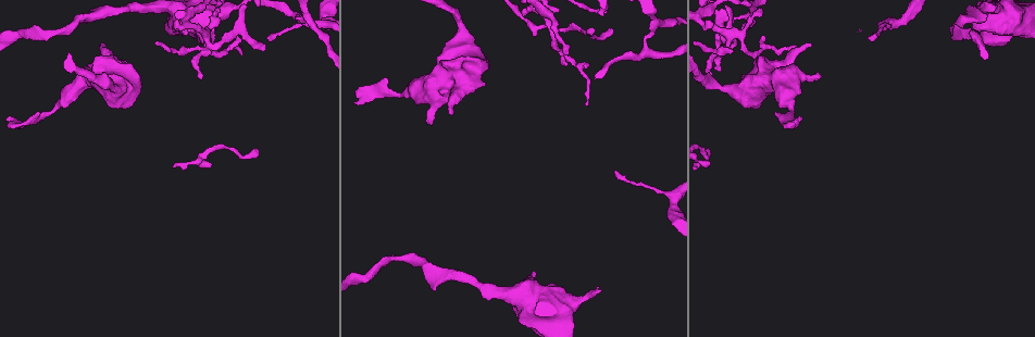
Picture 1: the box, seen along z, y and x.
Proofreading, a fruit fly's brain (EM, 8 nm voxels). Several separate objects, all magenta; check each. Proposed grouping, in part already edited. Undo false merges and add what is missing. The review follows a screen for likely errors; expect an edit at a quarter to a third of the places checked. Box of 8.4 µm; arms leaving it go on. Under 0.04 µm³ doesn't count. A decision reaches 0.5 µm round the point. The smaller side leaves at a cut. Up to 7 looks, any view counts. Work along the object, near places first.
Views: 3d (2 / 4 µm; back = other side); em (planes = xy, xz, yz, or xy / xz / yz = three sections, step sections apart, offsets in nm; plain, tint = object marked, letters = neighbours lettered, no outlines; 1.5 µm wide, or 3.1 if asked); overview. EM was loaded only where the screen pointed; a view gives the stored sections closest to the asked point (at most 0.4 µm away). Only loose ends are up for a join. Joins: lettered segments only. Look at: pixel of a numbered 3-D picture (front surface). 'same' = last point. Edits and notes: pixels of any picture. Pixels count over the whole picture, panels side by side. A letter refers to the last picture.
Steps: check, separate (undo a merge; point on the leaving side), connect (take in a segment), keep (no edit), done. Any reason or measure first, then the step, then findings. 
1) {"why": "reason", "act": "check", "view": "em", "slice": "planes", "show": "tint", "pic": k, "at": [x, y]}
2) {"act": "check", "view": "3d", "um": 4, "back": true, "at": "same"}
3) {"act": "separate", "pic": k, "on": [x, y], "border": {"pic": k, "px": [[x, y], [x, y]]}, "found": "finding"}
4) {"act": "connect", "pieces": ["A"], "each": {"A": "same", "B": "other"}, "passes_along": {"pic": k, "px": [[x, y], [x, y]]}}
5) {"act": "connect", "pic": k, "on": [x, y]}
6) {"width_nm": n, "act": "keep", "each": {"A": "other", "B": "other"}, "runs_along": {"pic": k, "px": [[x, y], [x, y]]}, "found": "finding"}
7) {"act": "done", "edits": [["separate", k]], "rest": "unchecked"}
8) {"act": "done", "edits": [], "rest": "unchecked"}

{"why": "thick turns thin", "act": "check", "view": "3d", "um": 4, "pic": 1, "at": [462, 38]}

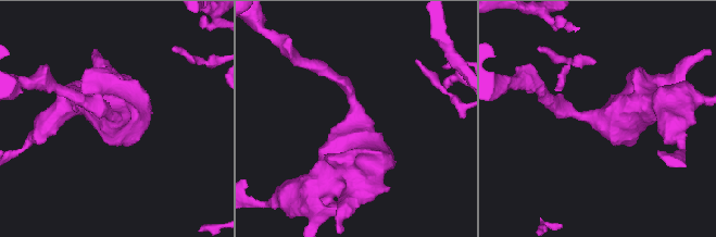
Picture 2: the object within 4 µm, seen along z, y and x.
{"act": "check", "view": "em", "slice": "xz", "step": 4, "show": "letters", "pic": 2, "at": [355, 123]}

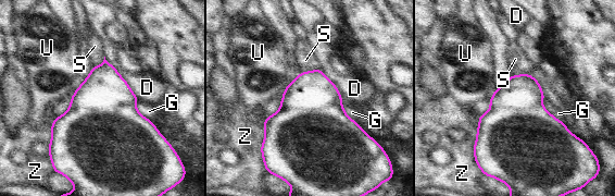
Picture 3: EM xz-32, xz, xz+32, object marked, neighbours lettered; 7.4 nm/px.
{"act": "keep", "each": {"D": "other", "G": "other", "S": "other", "U": "other", "Z": "other"}, "border": {"pic": 3, "px": [[319, 68], [300, 72]]}, "found": "continuous, no second neuron"}

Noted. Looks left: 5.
{"why": "thin end", "act": "check", "view": "em", "slice": "planes", "show": "plain", "pic": 1, "at": [201, 79]}

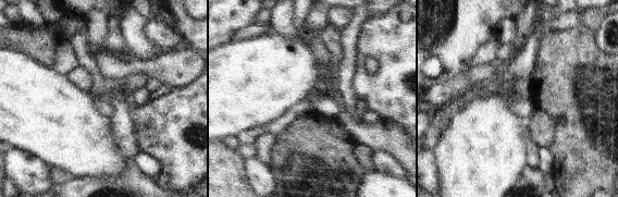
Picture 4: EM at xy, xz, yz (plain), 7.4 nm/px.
{"why": "what lies round it", "act": "check", "view": "em", "slice": "planes", "show": "letters", "at": "same"}

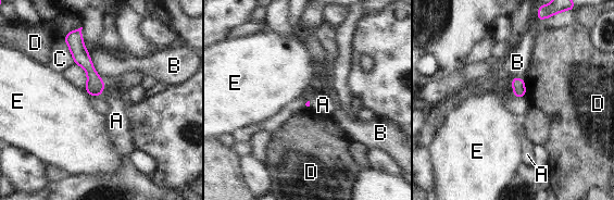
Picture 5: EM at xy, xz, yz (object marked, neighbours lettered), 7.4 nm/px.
{"act": "keep", "each": {"A": "other", "B": "other", "C": "other", "D": "other", "E": "other"}, "found": "none of them fits"}

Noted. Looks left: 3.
{"why": "three arms meet", "act": "check", "view": "3d", "um": 2, "pic": 1, "at": [304, 12]}

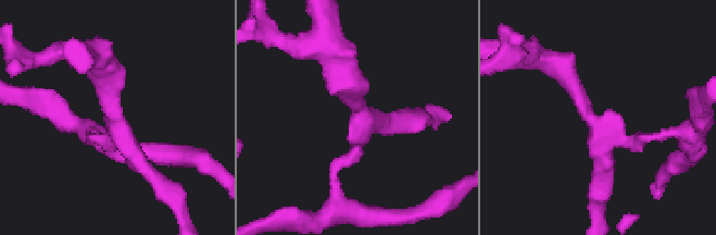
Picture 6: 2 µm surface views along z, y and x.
{"arms": 3, "act": "check", "view": "em", "slice": "planes", "show": "tint", "pic": 6, "at": [359, 117]}

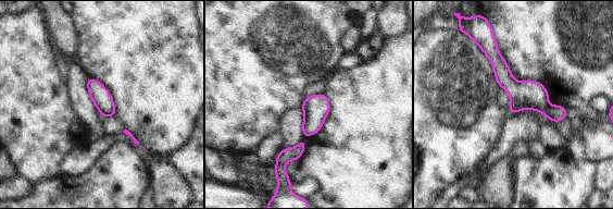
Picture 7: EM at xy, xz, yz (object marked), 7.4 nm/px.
{"why": "see the neighbours", "act": "check", "view": "em", "slice": "planes", "show": "letters", "at": "same"}

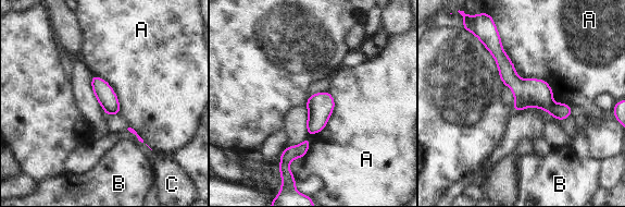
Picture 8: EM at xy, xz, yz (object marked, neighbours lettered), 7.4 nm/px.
{"longest_contact_nm": ["A", 420], "act": "separate", "pic": 8, "on": [560, 111], "each": {"A": "other", "B": "other", "C": "other"}, "border": {"pic": 8, "px": [[554, 104], [548, 111]]}, "found": "a second neuron is stuck on"}

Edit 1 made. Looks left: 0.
{"act": "done", "edits": [["separate", 8]], "rest": "unchecked"}

